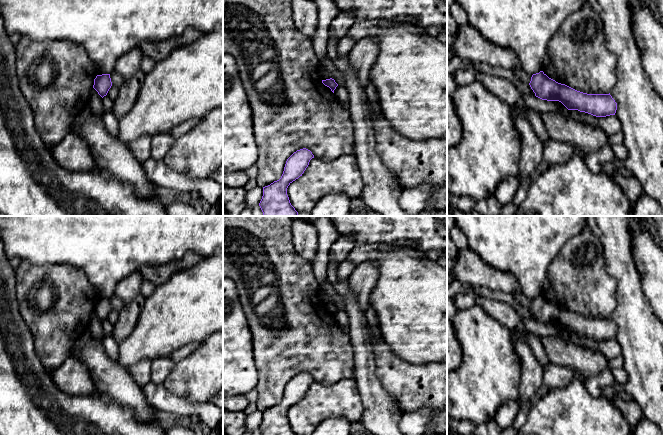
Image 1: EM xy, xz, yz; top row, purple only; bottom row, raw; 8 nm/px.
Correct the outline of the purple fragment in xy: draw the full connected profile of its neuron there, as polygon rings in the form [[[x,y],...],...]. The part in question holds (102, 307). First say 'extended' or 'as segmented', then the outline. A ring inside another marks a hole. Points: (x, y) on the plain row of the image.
as segmented | [[[110,298],[97,299],[94,303],[93,312],[98,316],[98,318],[103,322],[107,319],[109,313],[112,310]]]

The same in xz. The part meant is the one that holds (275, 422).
as segmented | [[[303,372],[287,383],[281,402],[263,411],[263,420],[259,427],[262,435],[296,435],[290,427],[287,412],[302,400],[312,382],[312,376]]]

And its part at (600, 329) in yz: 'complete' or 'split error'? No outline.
complete

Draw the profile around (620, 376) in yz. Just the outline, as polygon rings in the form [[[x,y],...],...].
[[[613,368],[612,374],[616,385],[619,386],[624,385],[628,379],[627,372],[623,368]]]

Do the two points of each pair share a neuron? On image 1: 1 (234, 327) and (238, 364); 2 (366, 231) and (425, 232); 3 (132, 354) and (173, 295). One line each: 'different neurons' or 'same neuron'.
1: same neuron
2: same neuron
3: same neuron

